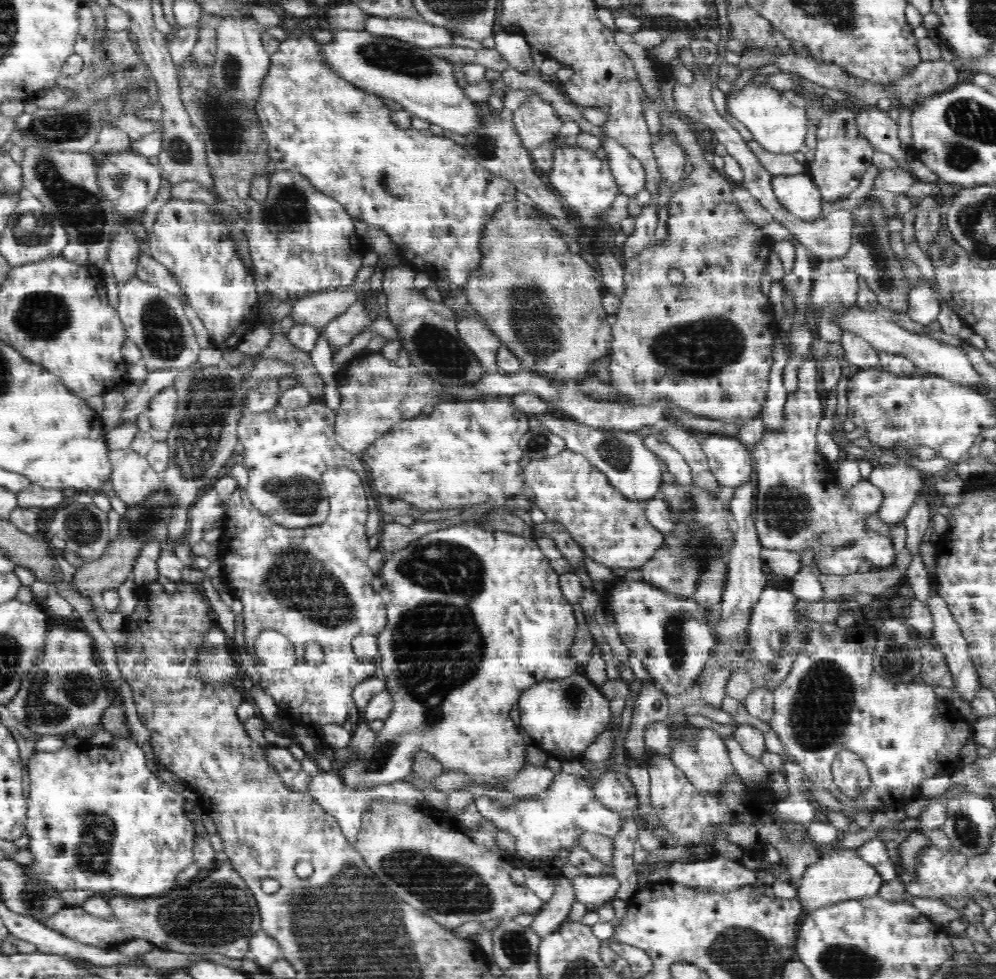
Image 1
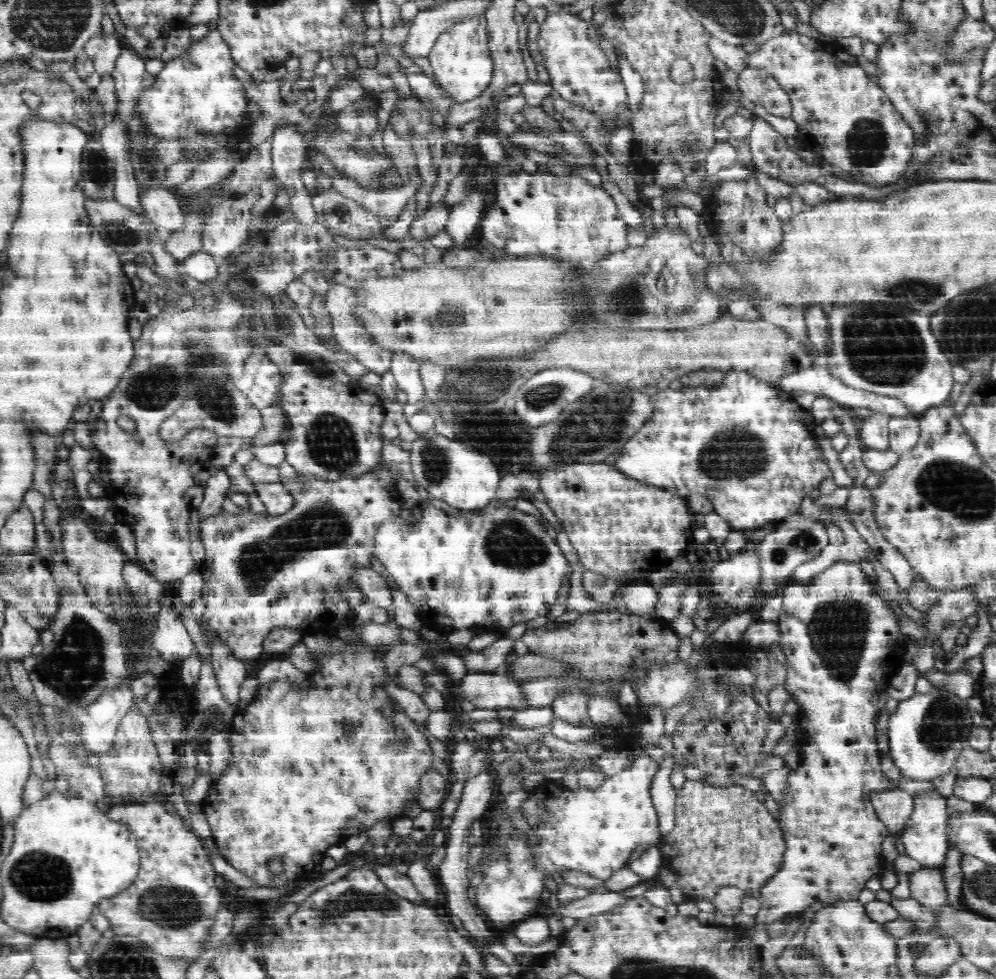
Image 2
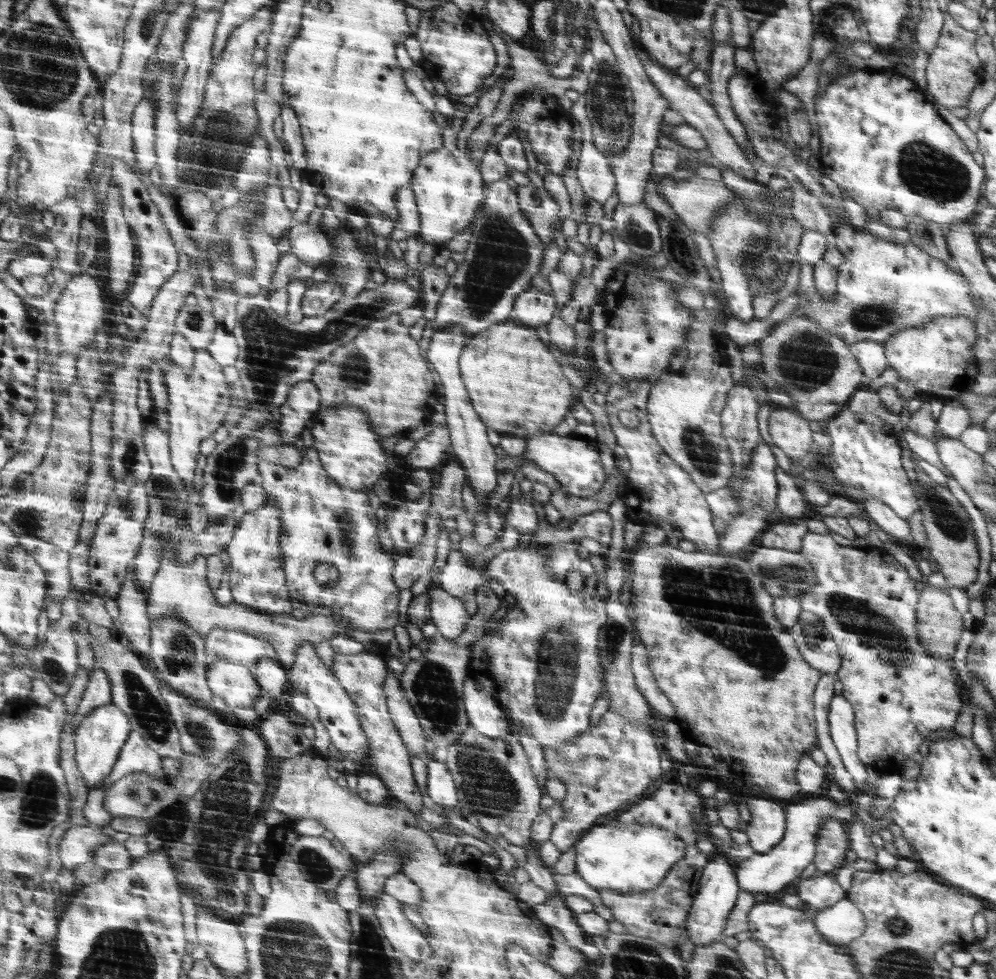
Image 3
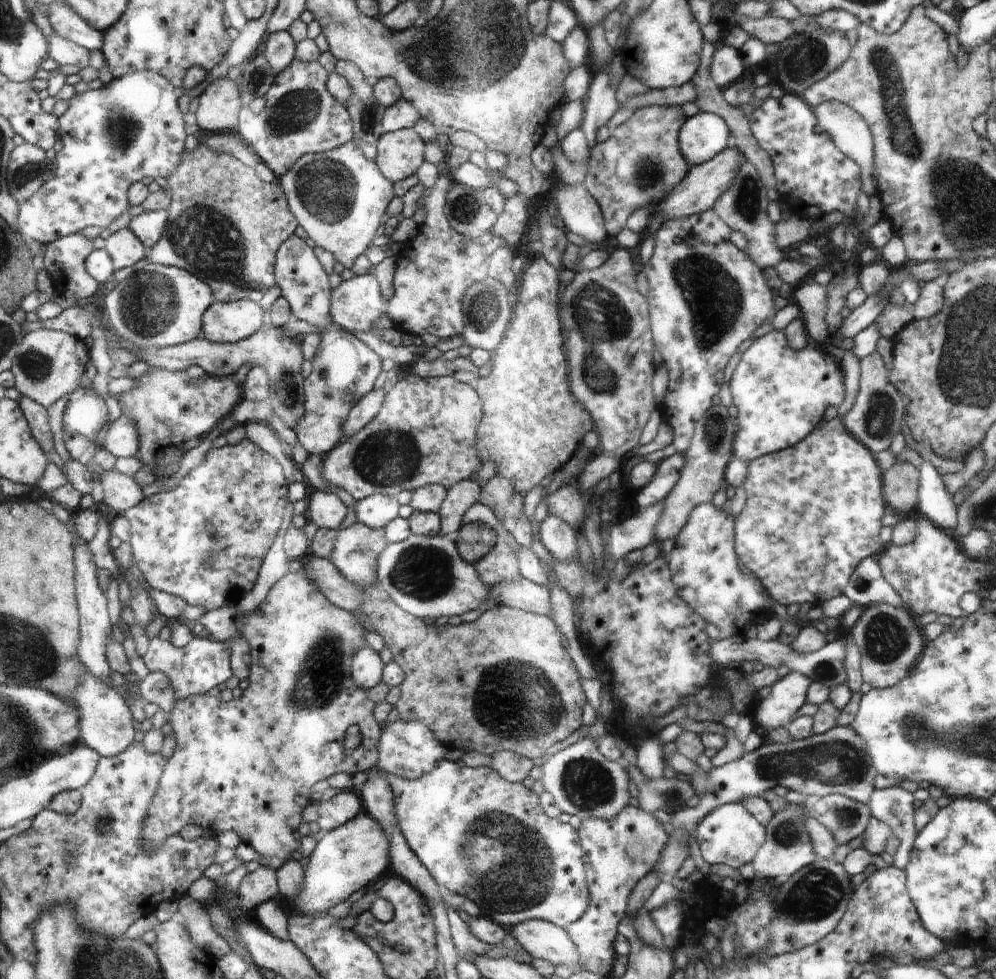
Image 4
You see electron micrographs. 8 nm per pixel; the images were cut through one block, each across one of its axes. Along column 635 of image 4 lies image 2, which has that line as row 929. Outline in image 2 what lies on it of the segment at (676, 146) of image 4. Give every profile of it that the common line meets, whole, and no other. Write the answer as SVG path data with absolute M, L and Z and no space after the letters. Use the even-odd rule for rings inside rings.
M148 800L146 804L115 804L106 811L110 820L128 827L140 842L140 868L136 881L116 896L102 899L97 911L110 919L110 926L116 935L132 935L140 939L157 955L185 959L194 962L207 950L211 928L221 907L220 890L214 884L215 871L209 860L209 853L198 836L191 830L188 822L180 816L172 816L162 801Z

